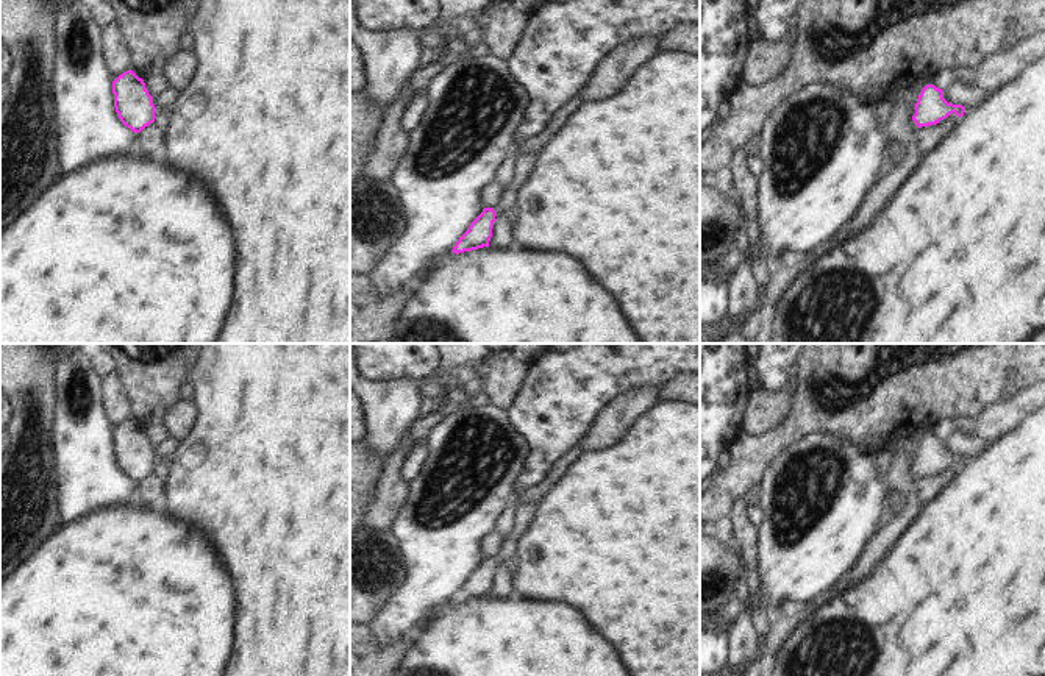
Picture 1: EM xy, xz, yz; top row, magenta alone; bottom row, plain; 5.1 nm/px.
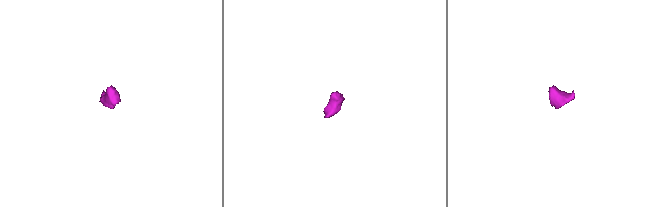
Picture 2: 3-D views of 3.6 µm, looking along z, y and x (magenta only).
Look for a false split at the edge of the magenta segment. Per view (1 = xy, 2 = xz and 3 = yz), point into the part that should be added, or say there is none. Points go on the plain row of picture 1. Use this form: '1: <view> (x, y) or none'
1: none
2: none
3: none

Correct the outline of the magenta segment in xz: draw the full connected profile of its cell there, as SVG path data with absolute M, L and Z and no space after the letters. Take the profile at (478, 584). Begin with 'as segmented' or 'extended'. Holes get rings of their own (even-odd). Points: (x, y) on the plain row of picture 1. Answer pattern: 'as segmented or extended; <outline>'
as segmented; M484 557L483 562L470 573L467 581L458 589L451 601L459 604L489 596L495 565L497 562L494 557Z

